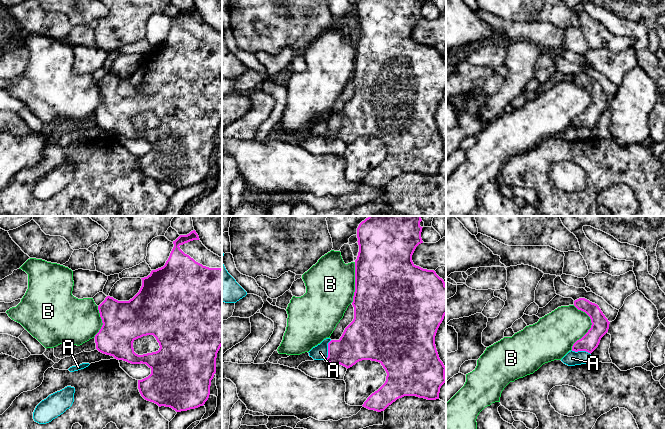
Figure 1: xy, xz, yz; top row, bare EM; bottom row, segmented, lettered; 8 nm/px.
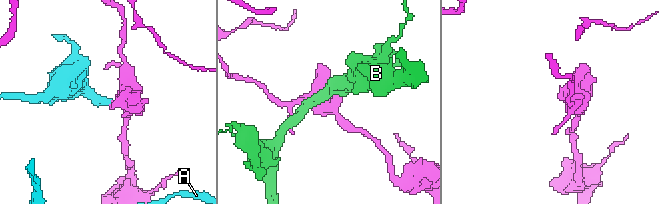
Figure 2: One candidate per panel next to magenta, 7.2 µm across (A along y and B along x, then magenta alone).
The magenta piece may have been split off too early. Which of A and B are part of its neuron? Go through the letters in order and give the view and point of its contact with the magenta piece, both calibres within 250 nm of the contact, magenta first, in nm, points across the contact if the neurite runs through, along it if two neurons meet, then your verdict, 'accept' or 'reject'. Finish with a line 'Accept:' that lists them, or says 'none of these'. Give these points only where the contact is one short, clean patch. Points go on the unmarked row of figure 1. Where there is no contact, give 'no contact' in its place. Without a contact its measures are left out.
A: xz (328, 126) | 300/130 nm | along xz (331, 116), (328, 119), (328, 132), (324, 136) | reject
B: yz (591, 102) | 150/320 nm | reject
Accept: none of these

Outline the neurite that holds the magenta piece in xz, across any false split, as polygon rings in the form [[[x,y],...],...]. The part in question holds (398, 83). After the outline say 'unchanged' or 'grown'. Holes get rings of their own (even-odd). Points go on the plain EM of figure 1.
[[[359,0],[357,4],[359,28],[355,36],[354,95],[339,116],[328,119],[328,133],[324,137],[347,145],[362,136],[376,137],[383,142],[387,149],[385,159],[362,181],[369,186],[384,187],[404,172],[439,175],[440,164],[446,158],[446,143],[435,121],[437,106],[446,91],[446,61],[434,46],[423,45],[412,37],[416,23],[423,19],[422,4],[420,0]]]; unchanged

